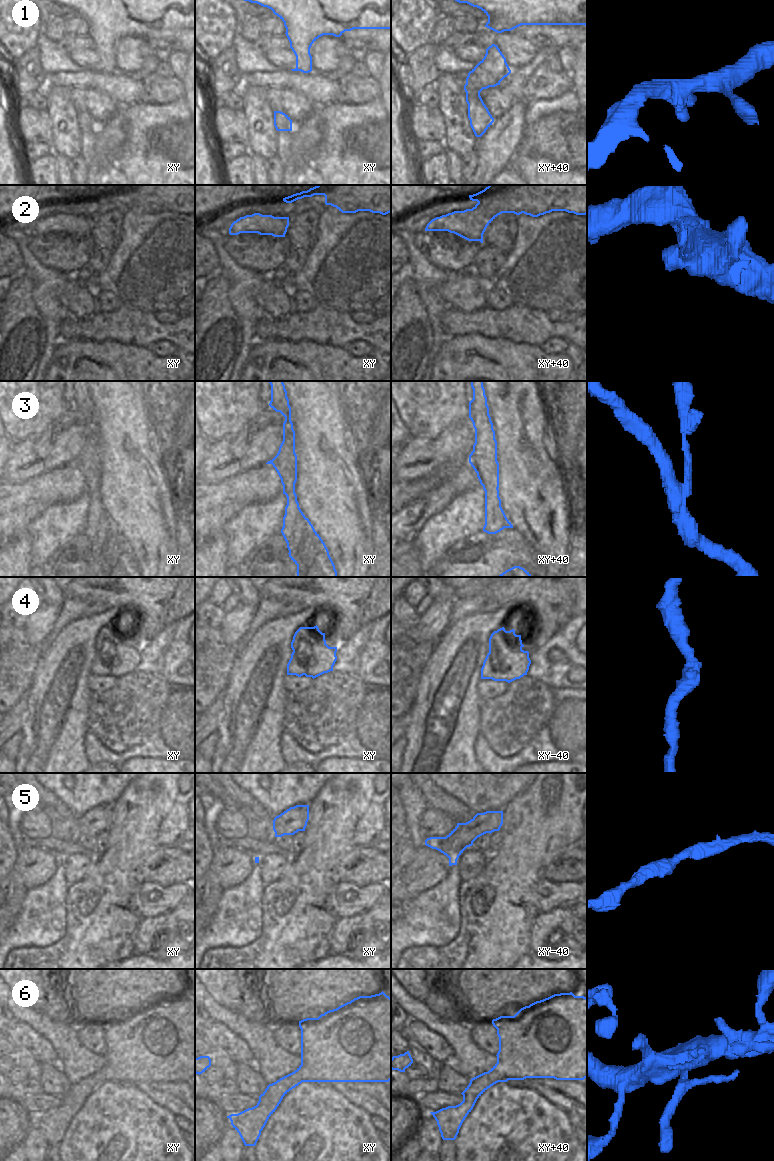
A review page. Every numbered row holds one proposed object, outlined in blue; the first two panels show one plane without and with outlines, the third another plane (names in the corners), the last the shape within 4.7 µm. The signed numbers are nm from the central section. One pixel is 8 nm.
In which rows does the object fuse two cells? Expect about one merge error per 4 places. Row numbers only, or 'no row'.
3

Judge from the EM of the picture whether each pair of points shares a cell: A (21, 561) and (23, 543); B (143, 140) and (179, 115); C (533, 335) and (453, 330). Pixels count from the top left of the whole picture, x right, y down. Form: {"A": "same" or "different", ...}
{"A": "same", "B": "same", "C": "same"}

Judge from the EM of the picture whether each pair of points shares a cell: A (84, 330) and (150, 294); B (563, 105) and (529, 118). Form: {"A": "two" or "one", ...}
{"A": "two", "B": "one"}

